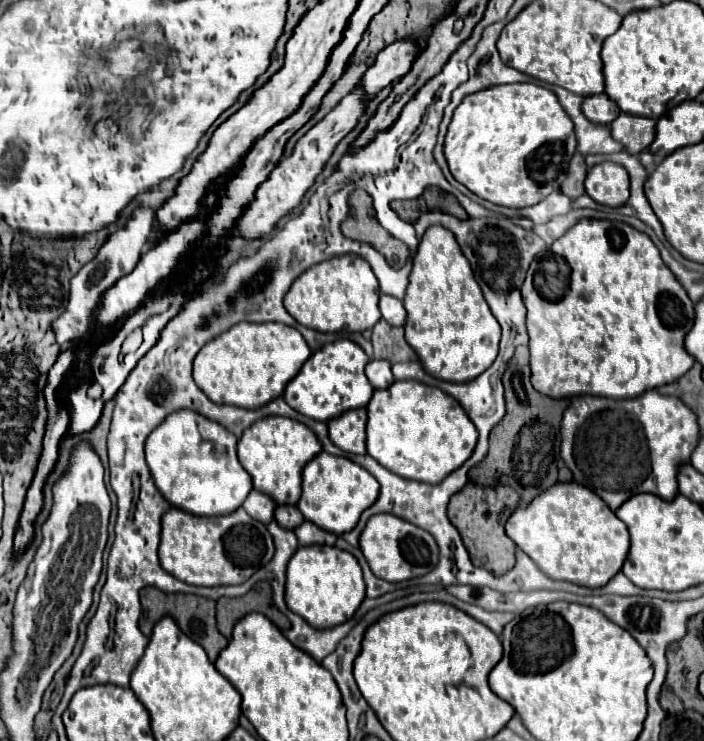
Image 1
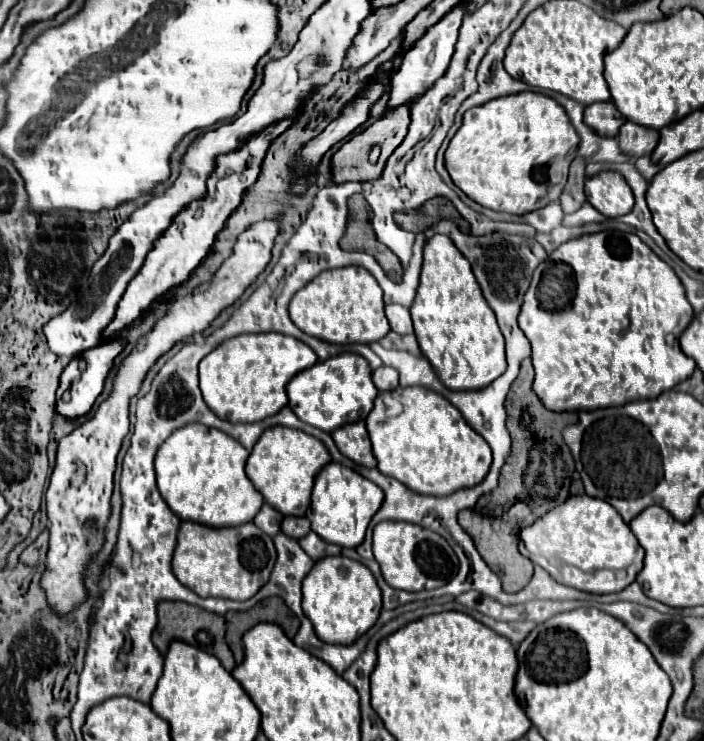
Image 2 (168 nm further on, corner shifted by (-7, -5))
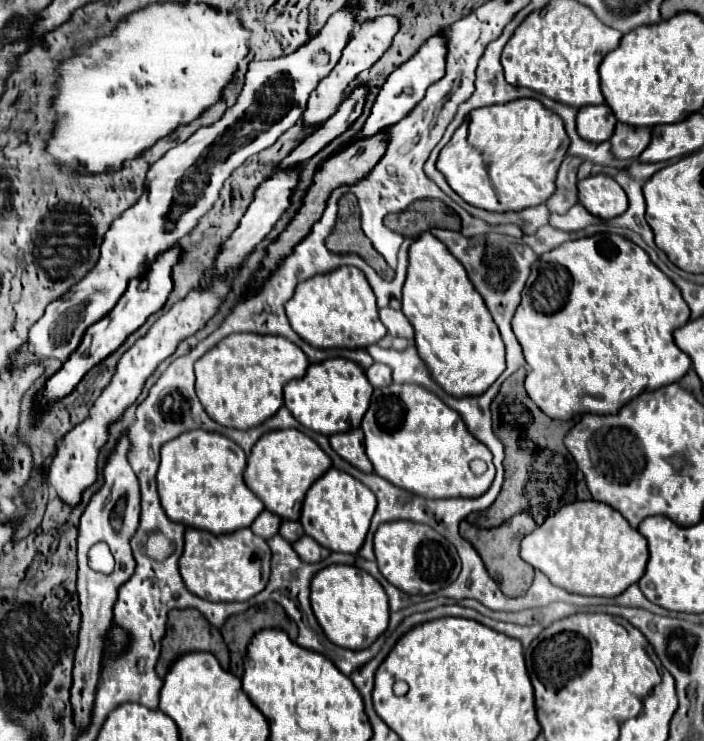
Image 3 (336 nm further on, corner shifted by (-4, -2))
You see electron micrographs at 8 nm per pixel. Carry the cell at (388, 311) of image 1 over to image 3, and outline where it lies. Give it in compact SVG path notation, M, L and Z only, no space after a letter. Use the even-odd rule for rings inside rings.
M383 307L383 309L379 309L379 319L383 321L383 325L387 327L387 331L391 335L407 337L407 339L413 337L413 325L407 321L403 311L397 311L397 309L391 309L391 307Z

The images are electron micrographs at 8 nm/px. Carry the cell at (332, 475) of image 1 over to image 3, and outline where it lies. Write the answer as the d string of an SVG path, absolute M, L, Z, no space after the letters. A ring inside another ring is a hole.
M329 469L307 491L299 521L305 533L311 535L319 545L331 551L357 553L365 541L375 507L377 507L375 493L367 485L359 483L345 471Z

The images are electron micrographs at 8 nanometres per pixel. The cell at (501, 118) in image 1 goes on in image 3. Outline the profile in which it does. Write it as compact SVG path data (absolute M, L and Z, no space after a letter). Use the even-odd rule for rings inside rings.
M537 99L475 109L441 149L437 169L467 203L487 211L521 211L545 203L555 193L559 165L569 139L559 115Z

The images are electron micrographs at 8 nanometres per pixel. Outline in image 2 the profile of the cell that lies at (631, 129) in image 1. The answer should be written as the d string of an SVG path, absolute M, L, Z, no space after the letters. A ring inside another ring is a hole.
M626 122L620 128L618 140L620 140L620 150L630 156L630 158L640 158L640 156L650 156L654 148L658 146L658 132L636 126L634 122Z

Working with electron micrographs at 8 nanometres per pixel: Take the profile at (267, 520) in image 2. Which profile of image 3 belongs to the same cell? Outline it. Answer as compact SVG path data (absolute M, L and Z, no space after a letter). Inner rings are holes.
M263 509L263 511L257 515L257 519L253 521L251 531L255 531L255 535L259 535L259 537L263 537L263 539L271 539L271 537L279 531L279 525L281 525L281 519L279 519L275 513Z

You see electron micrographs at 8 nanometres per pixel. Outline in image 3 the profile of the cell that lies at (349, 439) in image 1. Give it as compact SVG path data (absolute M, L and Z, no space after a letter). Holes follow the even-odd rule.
M351 429L339 435L331 435L329 443L335 453L339 453L345 461L355 465L361 471L373 471L371 461L365 455L365 445L363 445L363 431L361 429Z

